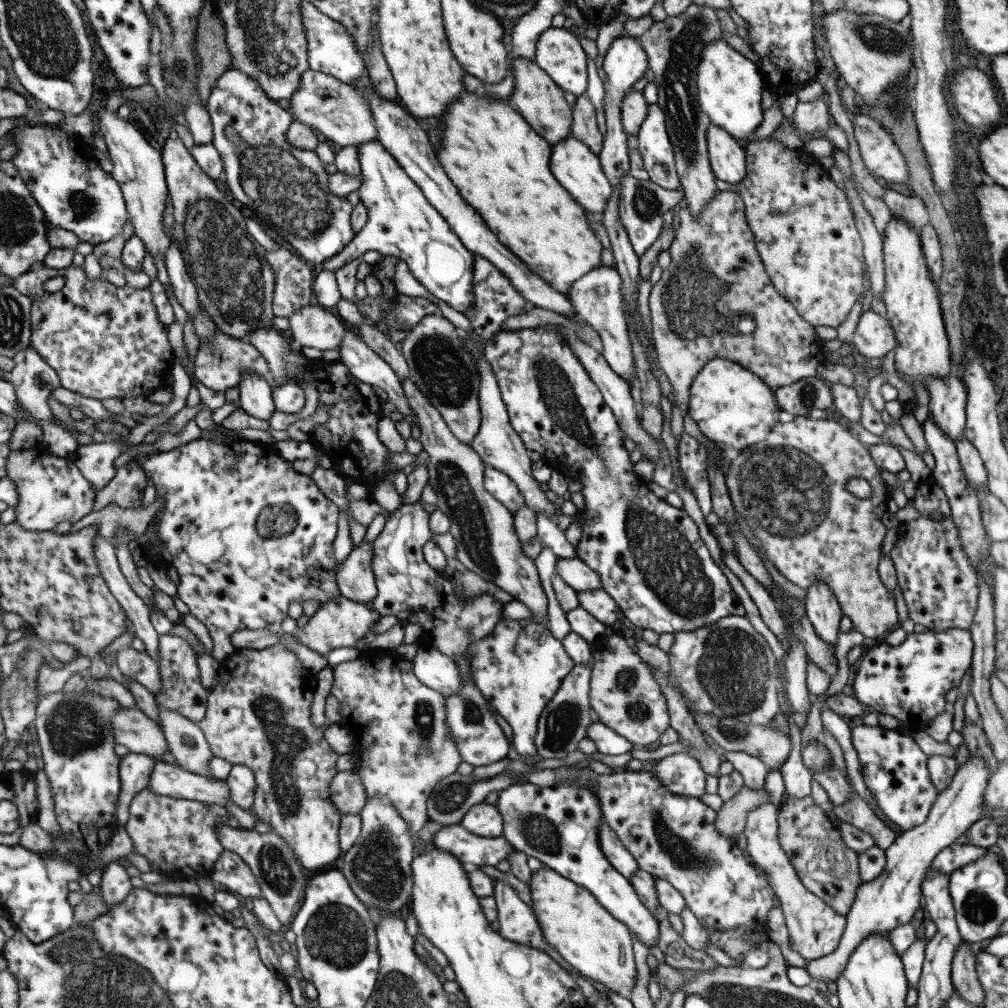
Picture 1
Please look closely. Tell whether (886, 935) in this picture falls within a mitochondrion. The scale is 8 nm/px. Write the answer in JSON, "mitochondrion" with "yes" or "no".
{"mitochondrion":"no"}

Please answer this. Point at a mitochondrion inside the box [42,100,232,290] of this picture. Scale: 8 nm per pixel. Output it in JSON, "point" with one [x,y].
{"point":[84,205]}

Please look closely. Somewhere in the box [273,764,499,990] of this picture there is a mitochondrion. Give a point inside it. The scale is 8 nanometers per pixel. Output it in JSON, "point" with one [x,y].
{"point":[337,935]}

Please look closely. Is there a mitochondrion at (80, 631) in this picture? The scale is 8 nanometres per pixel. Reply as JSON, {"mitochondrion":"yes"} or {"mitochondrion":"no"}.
{"mitochondrion":"no"}

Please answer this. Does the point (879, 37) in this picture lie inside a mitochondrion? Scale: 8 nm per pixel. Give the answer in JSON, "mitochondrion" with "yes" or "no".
{"mitochondrion":"yes"}

